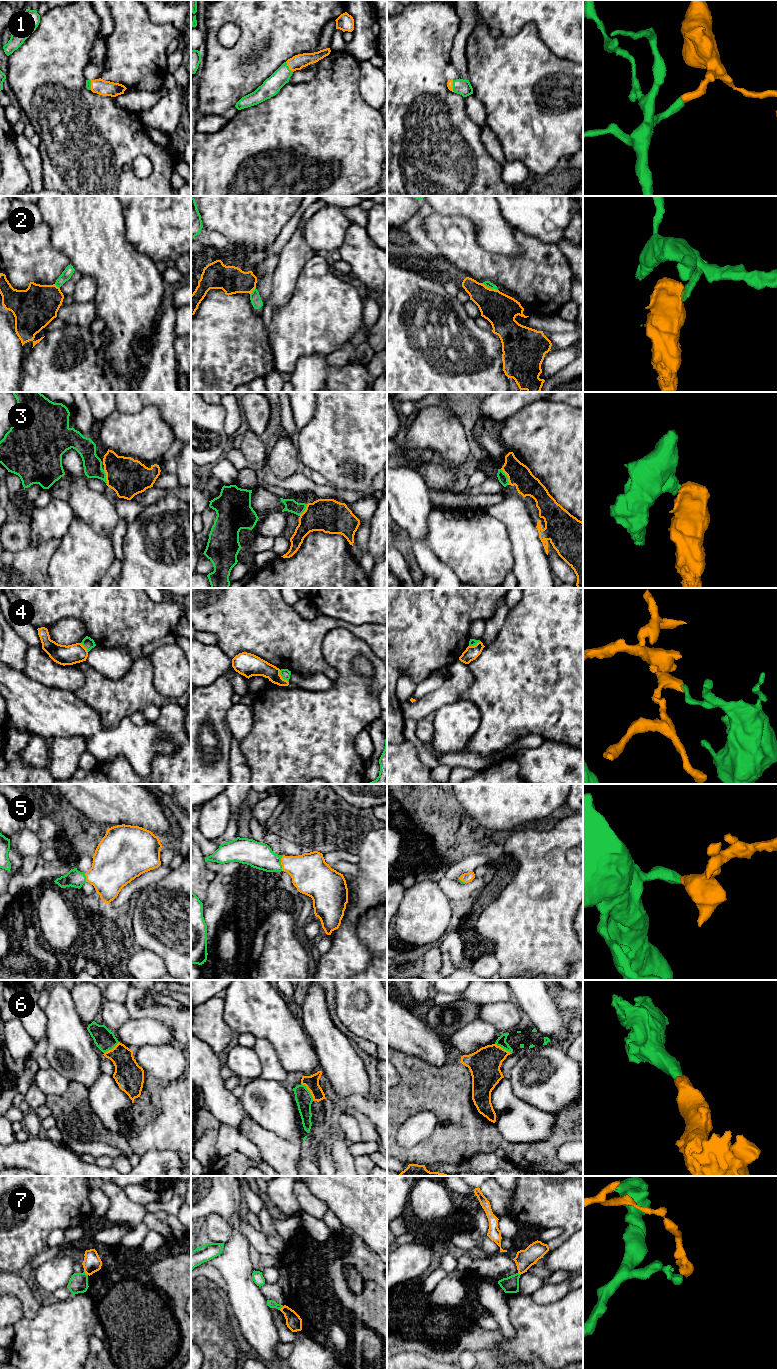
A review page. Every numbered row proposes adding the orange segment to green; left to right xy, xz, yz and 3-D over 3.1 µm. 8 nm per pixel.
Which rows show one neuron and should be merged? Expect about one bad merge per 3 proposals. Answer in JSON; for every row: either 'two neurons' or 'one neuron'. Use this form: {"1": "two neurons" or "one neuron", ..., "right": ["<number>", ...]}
{"1": "one neuron", "2": "two neurons", "3": "one neuron", "4": "two neurons", "5": "one neuron", "6": "one neuron", "7": "two neurons", "right": ["1", "3", "5", "6"]}

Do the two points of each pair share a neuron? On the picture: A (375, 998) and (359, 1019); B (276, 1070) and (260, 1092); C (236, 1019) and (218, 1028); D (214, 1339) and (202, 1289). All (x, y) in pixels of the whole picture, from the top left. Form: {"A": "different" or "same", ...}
{"A": "same", "B": "different", "C": "different", "D": "same"}

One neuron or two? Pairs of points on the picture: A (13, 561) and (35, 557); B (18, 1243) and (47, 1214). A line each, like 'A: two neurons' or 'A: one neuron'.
A: one neuron
B: one neuron

